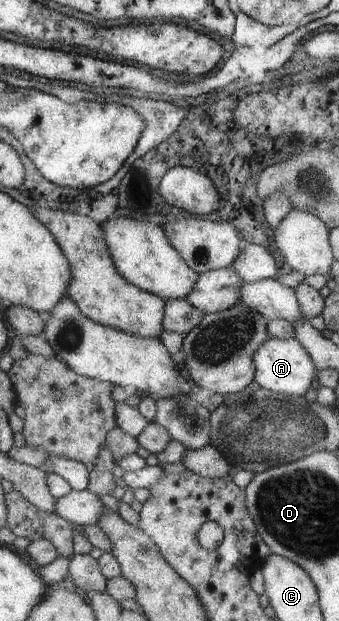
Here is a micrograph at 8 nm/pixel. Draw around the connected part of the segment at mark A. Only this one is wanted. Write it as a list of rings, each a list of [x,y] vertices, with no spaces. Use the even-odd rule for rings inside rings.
[[[267,338],[263,344],[259,344],[253,355],[253,366],[255,366],[253,380],[259,387],[275,394],[297,396],[297,398],[304,398],[306,391],[311,387],[316,371],[305,348],[295,338]]]

